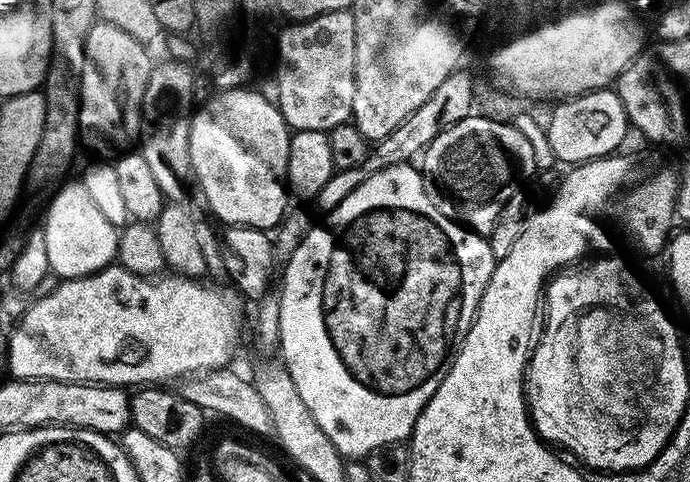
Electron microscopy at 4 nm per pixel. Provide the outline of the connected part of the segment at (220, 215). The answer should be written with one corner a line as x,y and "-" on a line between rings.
251,87
225,88
195,109
190,126
190,142
198,146
198,154
192,157
191,175
194,180
196,176
195,183
206,194
208,212
221,225
272,230
284,219
289,207
287,204
290,204
286,191
290,129
280,109
269,97
267,100
262,93
252,91

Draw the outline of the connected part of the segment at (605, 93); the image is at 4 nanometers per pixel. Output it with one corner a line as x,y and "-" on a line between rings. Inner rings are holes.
611,87
596,88
593,92
584,92
580,96
569,96
568,99
559,101
556,108
546,119
546,131
550,150
554,150
557,161
564,166
585,164
588,160
600,160
603,156
611,156
616,148
630,133
628,115
622,106
622,98

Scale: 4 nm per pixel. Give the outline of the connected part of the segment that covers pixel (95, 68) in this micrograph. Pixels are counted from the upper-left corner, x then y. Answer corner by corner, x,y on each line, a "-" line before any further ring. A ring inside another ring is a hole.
97,22
90,30
90,34
86,38
86,50
84,51
84,69
80,75
80,140
92,152
97,152
97,157
108,158
113,154
123,153
125,150
131,149
137,143
140,134
140,107
142,106
142,94
146,90
146,82
150,78
154,67
154,60
148,57
149,49
138,42
137,39
126,34
125,30
120,30
118,26

